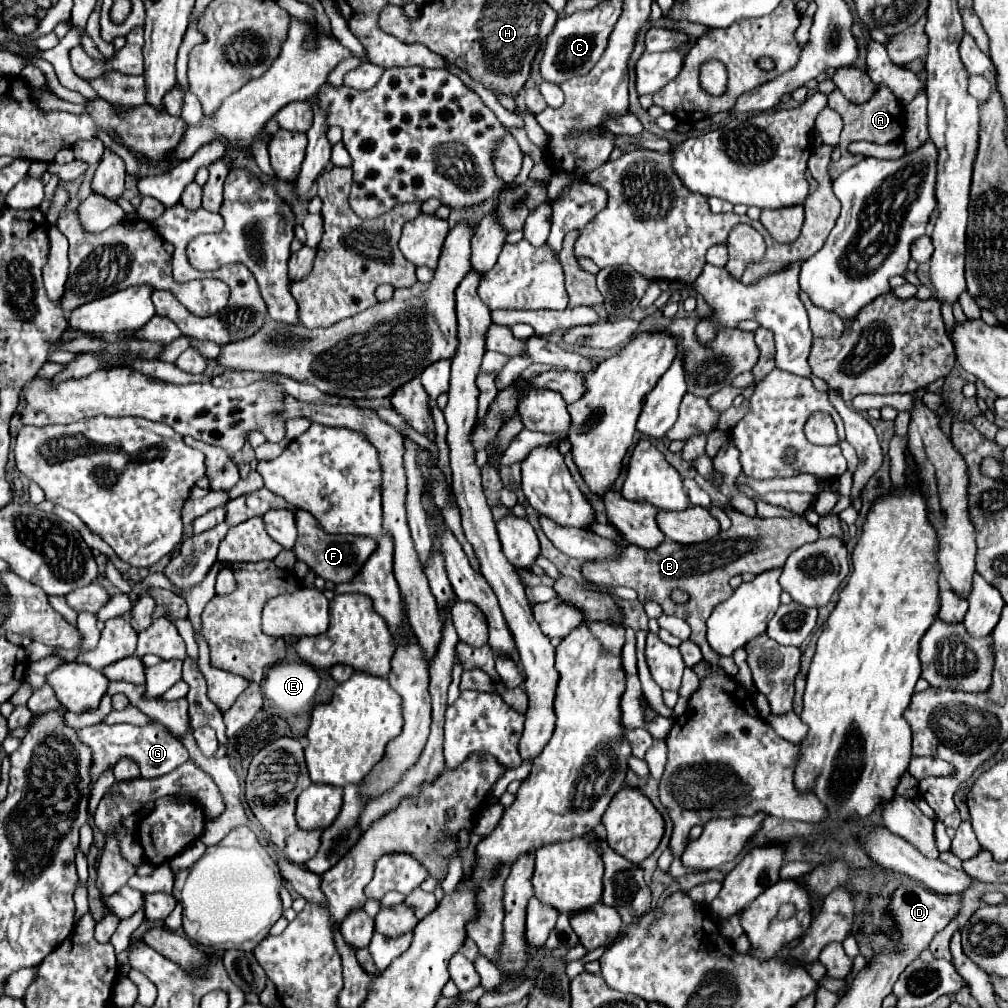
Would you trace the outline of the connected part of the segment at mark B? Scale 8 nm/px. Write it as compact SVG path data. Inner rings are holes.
M735 508L725 510L727 516L731 518L731 528L727 532L719 532L717 538L711 538L709 542L693 544L693 546L677 546L677 542L663 540L661 546L653 550L645 550L639 546L629 544L623 554L615 560L603 560L603 562L583 562L583 574L599 584L599 586L627 586L633 588L639 594L639 602L645 604L649 600L655 600L661 604L663 612L669 616L683 618L689 628L691 628L691 642L695 642L703 658L711 664L721 666L729 676L735 676L739 672L737 664L733 662L731 656L721 656L713 654L709 650L709 642L705 638L707 632L707 618L715 610L717 604L725 602L729 594L733 594L733 588L729 586L729 578L743 574L743 572L765 572L771 568L779 568L785 564L785 558L799 546L813 542L819 538L819 530L809 524L801 516L793 518L761 518L761 516L747 516ZM703 552L703 554L695 554ZM673 588L683 588L689 592L691 600L685 606L675 606L669 600L669 594Z

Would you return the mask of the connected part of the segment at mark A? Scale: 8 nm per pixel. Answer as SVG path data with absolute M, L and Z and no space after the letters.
M881 86L879 92L865 104L853 104L849 102L839 90L833 90L829 94L829 108L833 108L835 112L839 112L843 116L843 132L841 132L841 142L839 142L839 150L841 150L841 160L839 162L831 162L829 164L829 176L835 180L841 172L845 172L847 168L851 168L853 164L857 164L861 160L859 154L851 154L847 150L847 146L851 142L857 140L867 140L867 142L877 142L877 144L887 144L887 142L895 142L903 138L905 132L905 110L903 106L897 102L897 98L889 92L887 86Z

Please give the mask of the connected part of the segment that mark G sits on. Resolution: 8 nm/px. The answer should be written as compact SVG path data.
M101 722L101 724L77 730L77 736L81 738L81 742L85 742L91 748L91 754L93 754L93 762L89 768L91 784L95 784L99 780L99 776L105 774L107 770L113 770L115 762L121 758L133 760L141 770L141 778L159 778L189 760L187 748L175 736L171 736L169 730L165 726L161 726L159 722L149 722L145 726L135 726L135 724L109 726L109 724Z

